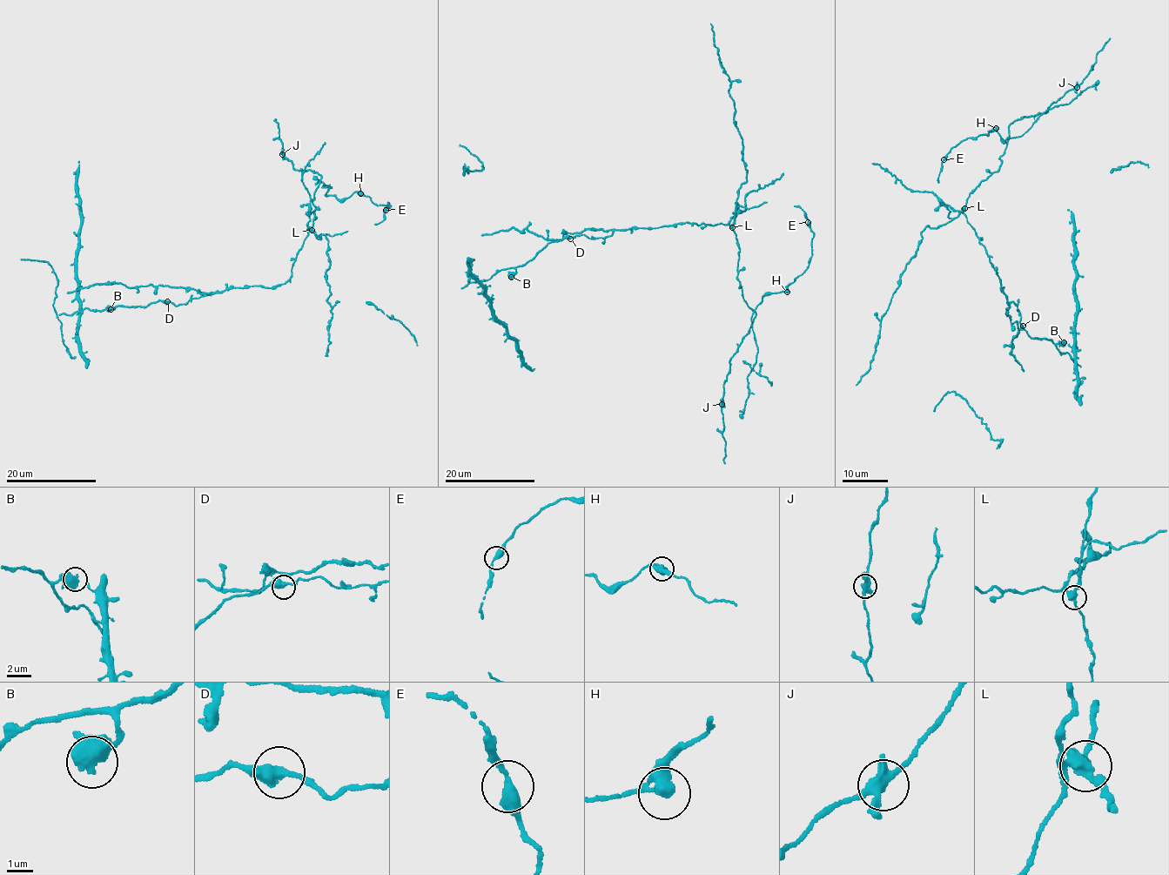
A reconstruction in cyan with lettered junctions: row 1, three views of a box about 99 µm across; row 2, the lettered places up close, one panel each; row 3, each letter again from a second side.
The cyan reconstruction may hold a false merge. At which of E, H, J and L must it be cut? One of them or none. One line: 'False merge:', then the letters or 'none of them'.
False merge: L

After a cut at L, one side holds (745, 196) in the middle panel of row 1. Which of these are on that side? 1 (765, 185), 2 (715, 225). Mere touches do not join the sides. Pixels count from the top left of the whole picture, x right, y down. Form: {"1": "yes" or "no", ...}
{"1": "yes", "2": "yes"}

